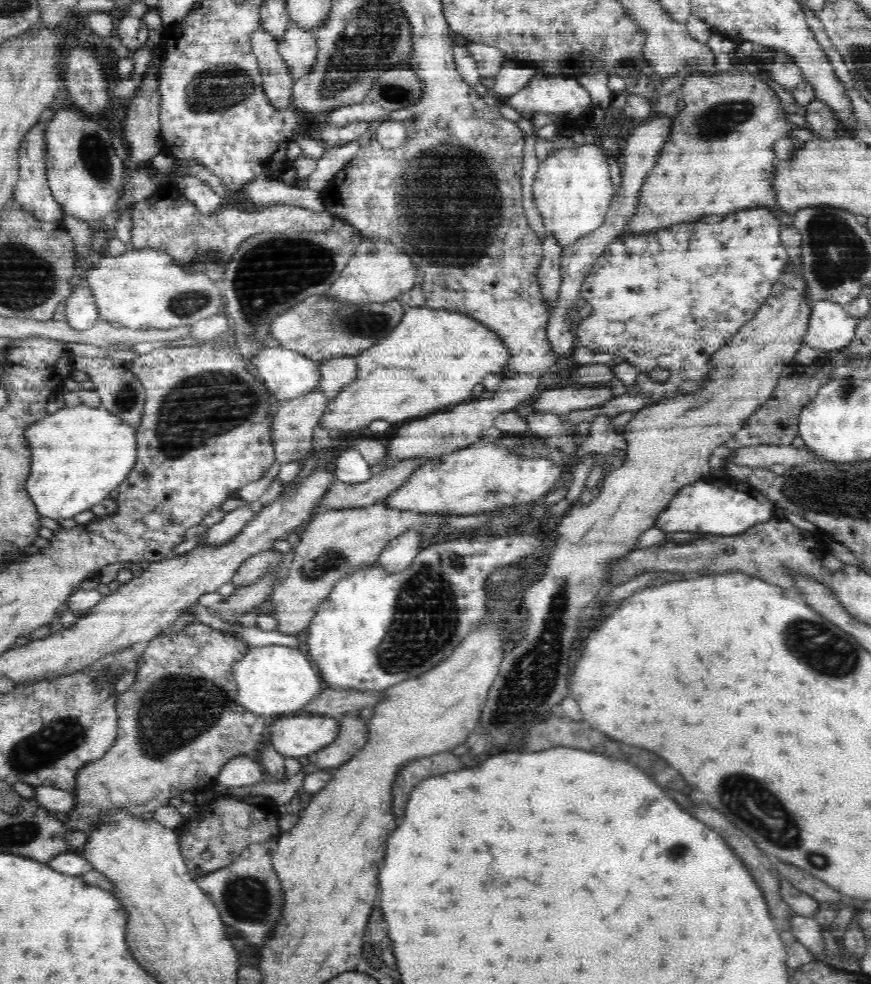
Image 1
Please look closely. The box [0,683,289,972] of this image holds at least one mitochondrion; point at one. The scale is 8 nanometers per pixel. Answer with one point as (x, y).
(44, 747)

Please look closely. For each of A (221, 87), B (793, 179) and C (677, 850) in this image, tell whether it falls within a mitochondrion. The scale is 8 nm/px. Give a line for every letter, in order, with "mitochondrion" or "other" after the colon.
A: mitochondrion
B: other
C: mitochondrion

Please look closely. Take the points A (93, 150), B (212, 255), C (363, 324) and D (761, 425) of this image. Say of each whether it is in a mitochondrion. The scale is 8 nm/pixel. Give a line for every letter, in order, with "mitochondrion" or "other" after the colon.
A: mitochondrion
B: mitochondrion
C: mitochondrion
D: other

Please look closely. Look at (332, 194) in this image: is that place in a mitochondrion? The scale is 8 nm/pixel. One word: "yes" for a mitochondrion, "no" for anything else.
no

